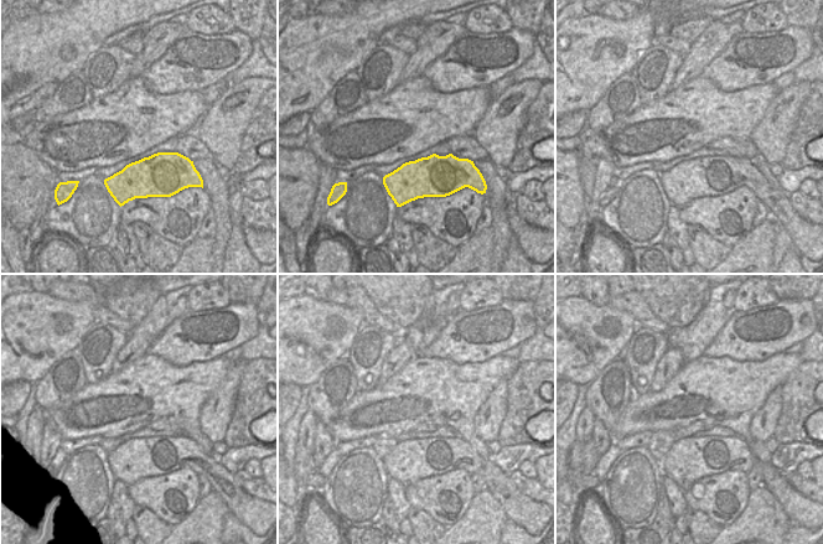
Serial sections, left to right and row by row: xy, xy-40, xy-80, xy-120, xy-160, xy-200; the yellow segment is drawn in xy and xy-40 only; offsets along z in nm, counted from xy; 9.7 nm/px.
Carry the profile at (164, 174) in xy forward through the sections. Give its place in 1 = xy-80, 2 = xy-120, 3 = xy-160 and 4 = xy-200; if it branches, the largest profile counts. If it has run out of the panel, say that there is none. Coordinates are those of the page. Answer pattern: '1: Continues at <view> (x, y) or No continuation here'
1: Continues at xy-80 (710, 176)
2: Continues at xy-120 (135, 459)
3: Continues at xy-160 (409, 461)
4: Continues at xy-200 (688, 460).

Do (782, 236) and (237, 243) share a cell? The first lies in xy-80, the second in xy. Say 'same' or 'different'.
different

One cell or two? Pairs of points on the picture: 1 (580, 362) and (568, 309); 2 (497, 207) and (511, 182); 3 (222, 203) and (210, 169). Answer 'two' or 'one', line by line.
1: one
2: two
3: one

